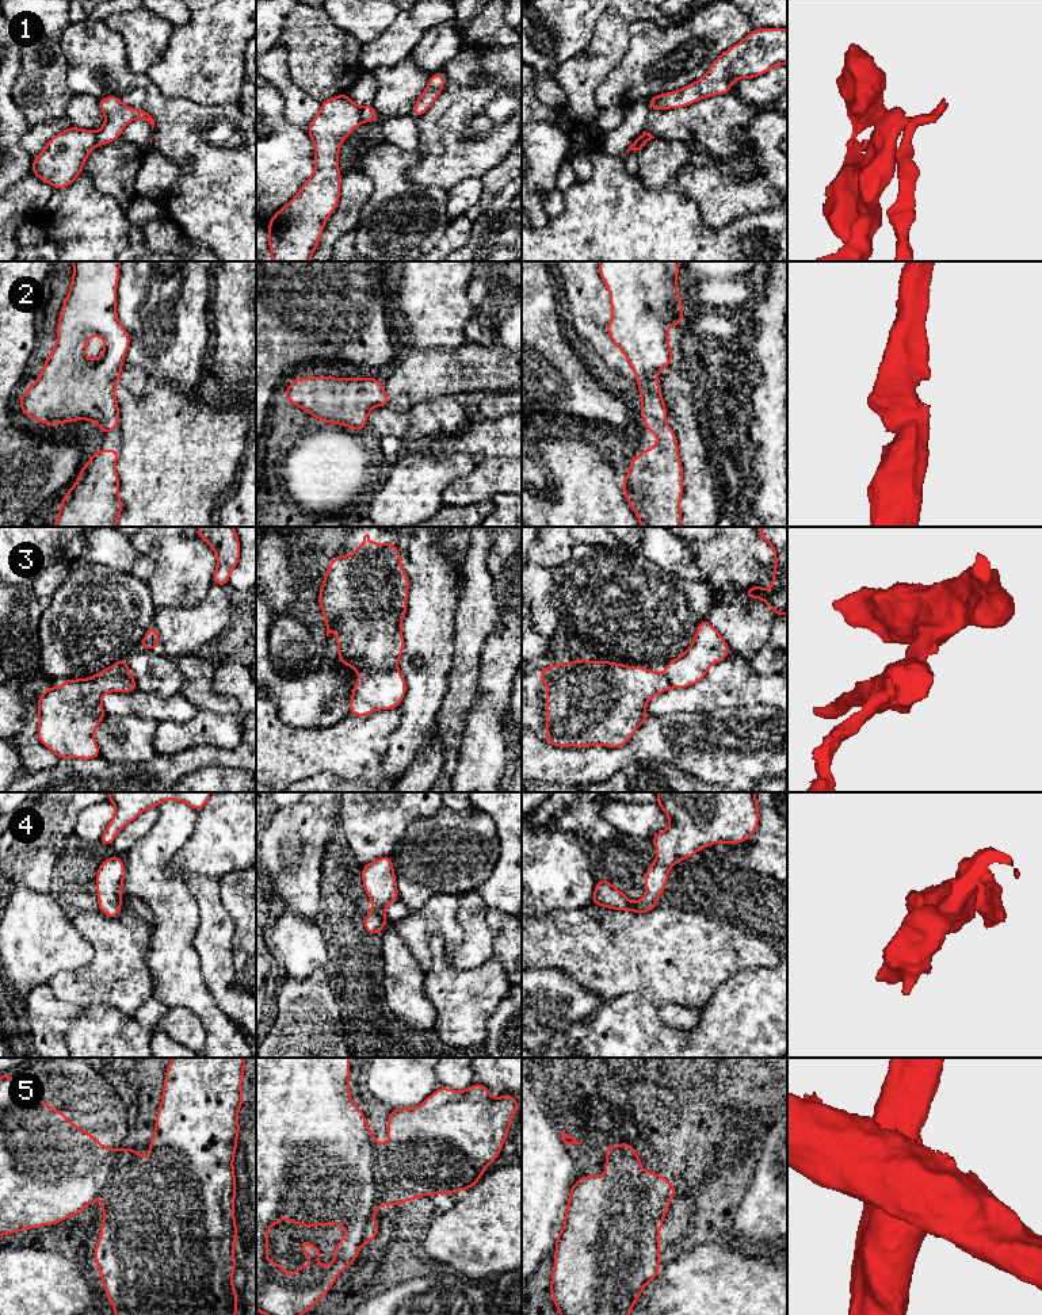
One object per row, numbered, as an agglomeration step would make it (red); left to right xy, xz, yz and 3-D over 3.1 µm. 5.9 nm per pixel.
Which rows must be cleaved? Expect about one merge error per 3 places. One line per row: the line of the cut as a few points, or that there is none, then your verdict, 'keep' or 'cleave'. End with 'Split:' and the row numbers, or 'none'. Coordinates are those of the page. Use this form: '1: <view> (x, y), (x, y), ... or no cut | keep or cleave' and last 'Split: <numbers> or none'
1: xy (95, 132), (96, 144) | cleave
2: no cut | keep
3: xy (92, 676), (123, 675), (133, 680) | cleave
4: no cut | keep
5: yz (606, 1174), (628, 1185), (641, 1184), (649, 1204), (663, 1215) | cleave
Split: 1, 3, 5

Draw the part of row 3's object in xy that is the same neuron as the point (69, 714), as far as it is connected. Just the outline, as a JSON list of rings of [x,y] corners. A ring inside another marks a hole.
[[[125,676],[66,678],[57,687],[46,687],[37,703],[39,725],[37,737],[60,760],[91,760],[100,756],[93,731],[107,715],[102,707],[104,693],[136,692],[134,680]]]

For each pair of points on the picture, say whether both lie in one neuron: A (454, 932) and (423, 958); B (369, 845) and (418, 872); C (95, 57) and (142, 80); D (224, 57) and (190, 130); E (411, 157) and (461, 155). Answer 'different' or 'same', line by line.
A: same
B: different
C: same
D: different
E: different

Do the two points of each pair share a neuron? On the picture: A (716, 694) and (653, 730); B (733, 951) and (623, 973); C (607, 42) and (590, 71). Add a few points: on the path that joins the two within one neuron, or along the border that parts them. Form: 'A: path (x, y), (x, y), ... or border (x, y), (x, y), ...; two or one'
A: border (714, 708), (706, 713), (668, 713), (652, 717); two
B: path (706, 952), (651, 955); one
C: path (606, 49), (594, 64); one

